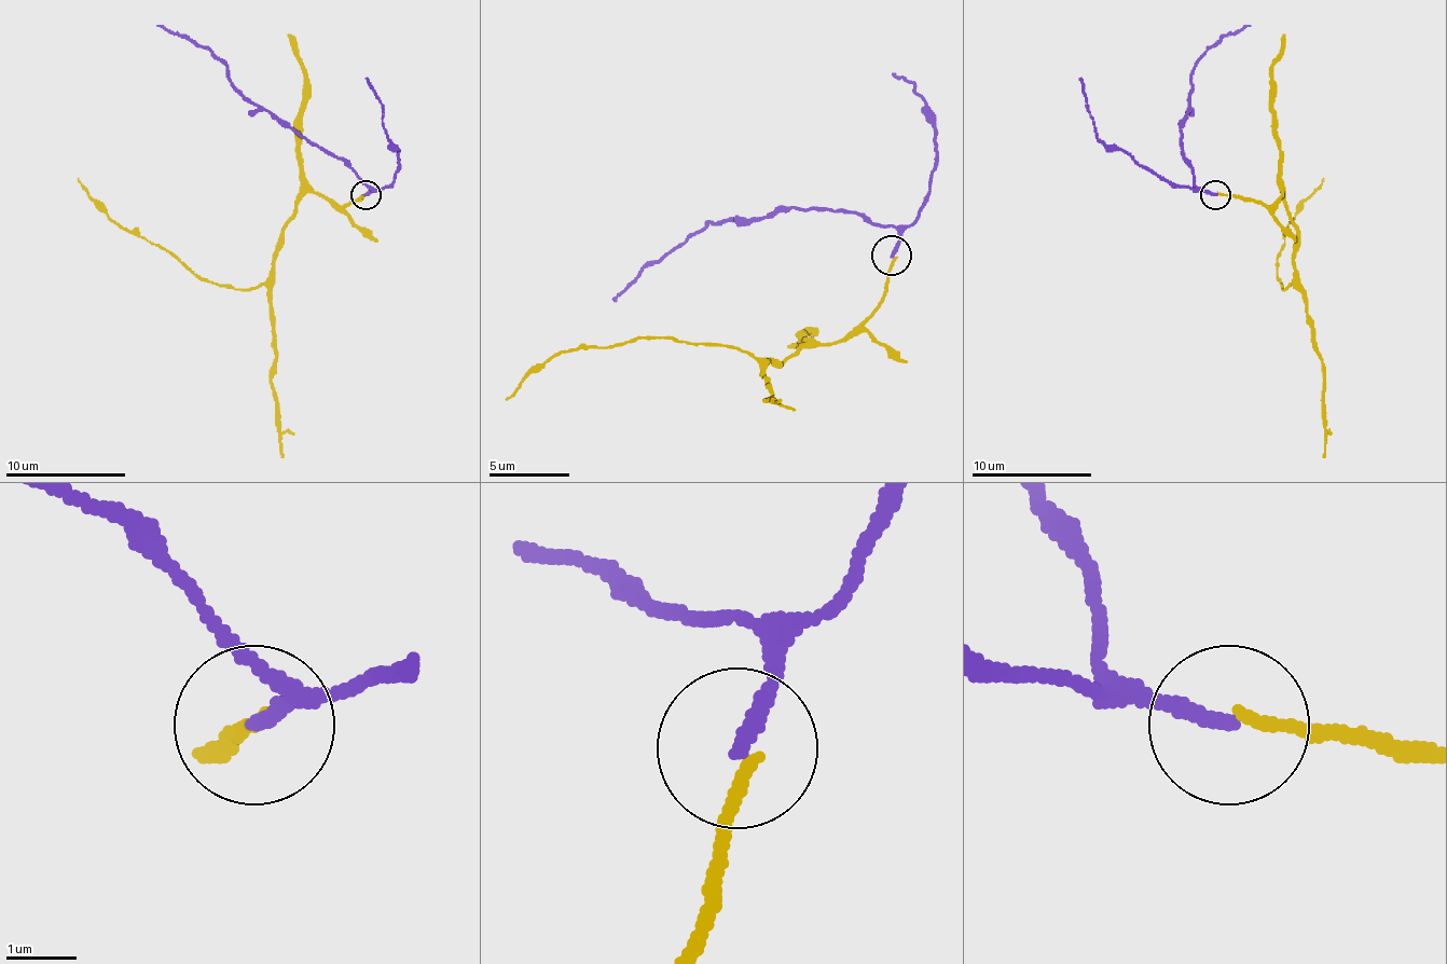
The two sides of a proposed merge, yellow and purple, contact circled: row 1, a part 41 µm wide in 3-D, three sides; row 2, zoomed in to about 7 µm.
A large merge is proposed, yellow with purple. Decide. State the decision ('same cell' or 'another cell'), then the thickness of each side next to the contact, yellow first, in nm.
same cell; 160 nm thick on the yellow side, 240 nm on the other

